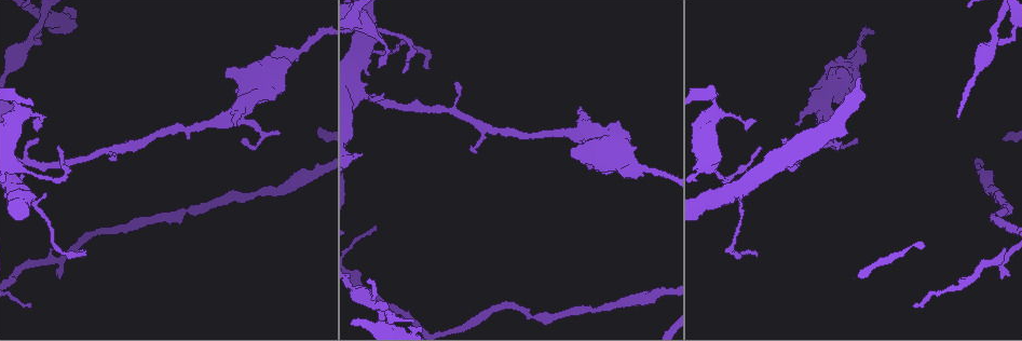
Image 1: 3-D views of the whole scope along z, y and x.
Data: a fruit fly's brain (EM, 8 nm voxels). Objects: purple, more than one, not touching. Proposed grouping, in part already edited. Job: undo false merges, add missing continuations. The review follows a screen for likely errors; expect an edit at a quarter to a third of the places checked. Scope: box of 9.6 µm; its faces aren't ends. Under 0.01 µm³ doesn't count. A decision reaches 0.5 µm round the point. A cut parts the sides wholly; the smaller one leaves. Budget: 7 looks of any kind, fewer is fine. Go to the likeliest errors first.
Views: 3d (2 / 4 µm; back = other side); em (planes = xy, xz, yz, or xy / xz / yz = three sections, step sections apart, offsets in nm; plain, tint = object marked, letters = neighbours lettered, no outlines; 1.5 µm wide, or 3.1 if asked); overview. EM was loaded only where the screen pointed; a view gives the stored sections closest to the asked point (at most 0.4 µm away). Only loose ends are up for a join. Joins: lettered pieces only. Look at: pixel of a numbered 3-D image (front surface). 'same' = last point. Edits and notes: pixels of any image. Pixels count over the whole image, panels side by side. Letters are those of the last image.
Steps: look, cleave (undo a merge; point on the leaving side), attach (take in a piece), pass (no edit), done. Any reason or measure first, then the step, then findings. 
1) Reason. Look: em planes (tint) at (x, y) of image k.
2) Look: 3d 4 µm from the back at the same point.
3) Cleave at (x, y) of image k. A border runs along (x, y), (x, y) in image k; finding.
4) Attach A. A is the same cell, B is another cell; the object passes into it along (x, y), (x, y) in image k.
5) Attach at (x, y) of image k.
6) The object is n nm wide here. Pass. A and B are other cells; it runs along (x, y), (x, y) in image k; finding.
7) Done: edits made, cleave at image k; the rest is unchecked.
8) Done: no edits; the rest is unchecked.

Sharp bend. Look: em planes (letters) at (260, 134) of image 1.

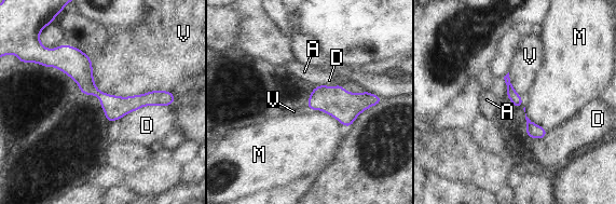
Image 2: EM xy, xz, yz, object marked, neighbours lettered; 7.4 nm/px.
Pass. A, D, M and V are other cells; it runs along (52, 64), (109, 103), (167, 97) in image 2; all the same neuron.

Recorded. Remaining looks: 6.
An open end. Look: 3d 2 µm at (61, 278) of image 1.

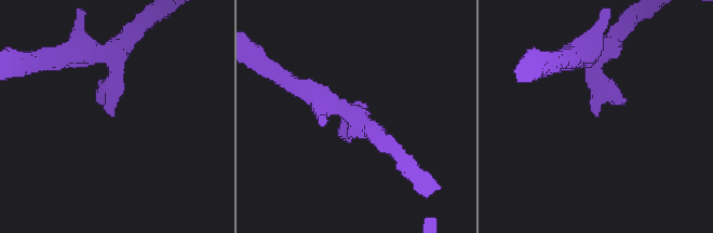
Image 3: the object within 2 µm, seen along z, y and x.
The arms are 160, 220 nm wide. Look: em planes (plain) at (112, 107) of image 3.

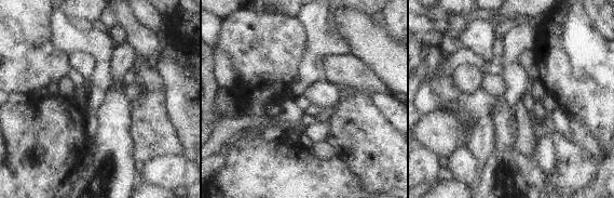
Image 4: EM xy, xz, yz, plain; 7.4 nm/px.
What lies round it. Look: em planes (letters) at the same point.

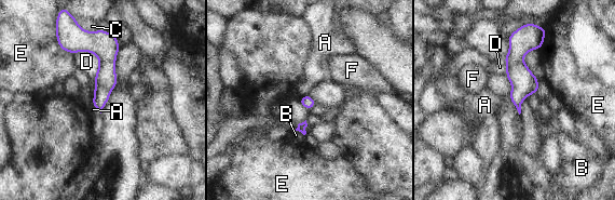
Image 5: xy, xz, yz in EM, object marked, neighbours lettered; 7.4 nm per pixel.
Pass. A, B, C, D, E and F are other cells; none of them fits.

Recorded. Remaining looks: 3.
Calibre changes. Look: 3d 2 µm at (41, 210) of image 1.

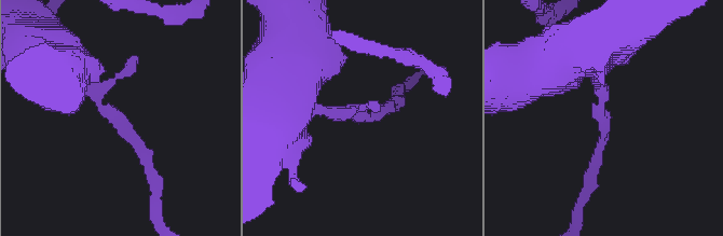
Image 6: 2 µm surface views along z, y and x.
Need the tissue. Look: em xz step 8 (tint) at (352, 111) of image 6.

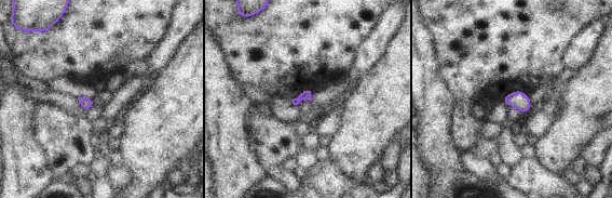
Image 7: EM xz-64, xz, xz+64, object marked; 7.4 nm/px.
Look: em planes (letters) at the same point.

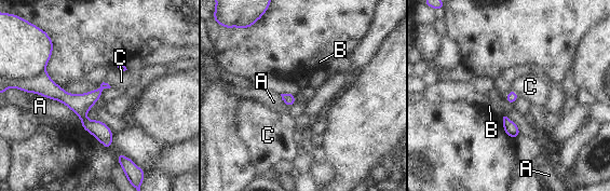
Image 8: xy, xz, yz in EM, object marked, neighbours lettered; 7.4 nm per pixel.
Pass. A, B and C are other cells; it runs along (31, 90), (67, 98), (108, 145) in image 8; continuous, no second neuron.

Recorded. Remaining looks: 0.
Done: no edits; the rest is unchecked.

